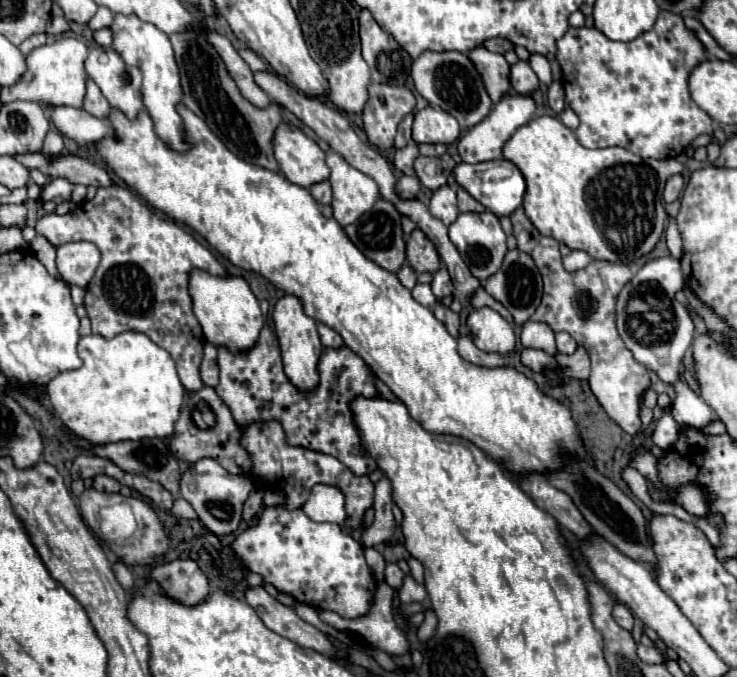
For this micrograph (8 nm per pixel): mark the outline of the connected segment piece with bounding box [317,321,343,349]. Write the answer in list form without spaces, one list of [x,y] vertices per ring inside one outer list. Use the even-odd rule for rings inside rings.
[[[317,321],[317,329],[319,329],[319,337],[321,337],[321,343],[325,345],[325,347],[341,347],[343,345],[343,339],[341,339],[341,335],[337,333],[337,331],[333,331],[331,327],[327,327],[327,325],[323,325],[323,323],[319,323]]]

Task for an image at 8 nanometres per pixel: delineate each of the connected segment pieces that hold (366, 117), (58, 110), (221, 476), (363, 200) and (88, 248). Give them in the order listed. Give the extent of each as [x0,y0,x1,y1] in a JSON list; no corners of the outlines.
[[363,83,415,151],[45,105,115,145],[179,459,253,535],[327,151,379,227],[57,241,101,289]]

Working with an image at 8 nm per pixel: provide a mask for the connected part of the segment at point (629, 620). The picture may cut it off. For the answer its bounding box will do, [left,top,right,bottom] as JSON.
[613,605,635,631]

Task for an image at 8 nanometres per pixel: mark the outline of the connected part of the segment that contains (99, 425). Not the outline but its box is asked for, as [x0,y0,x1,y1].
[47,331,185,443]

